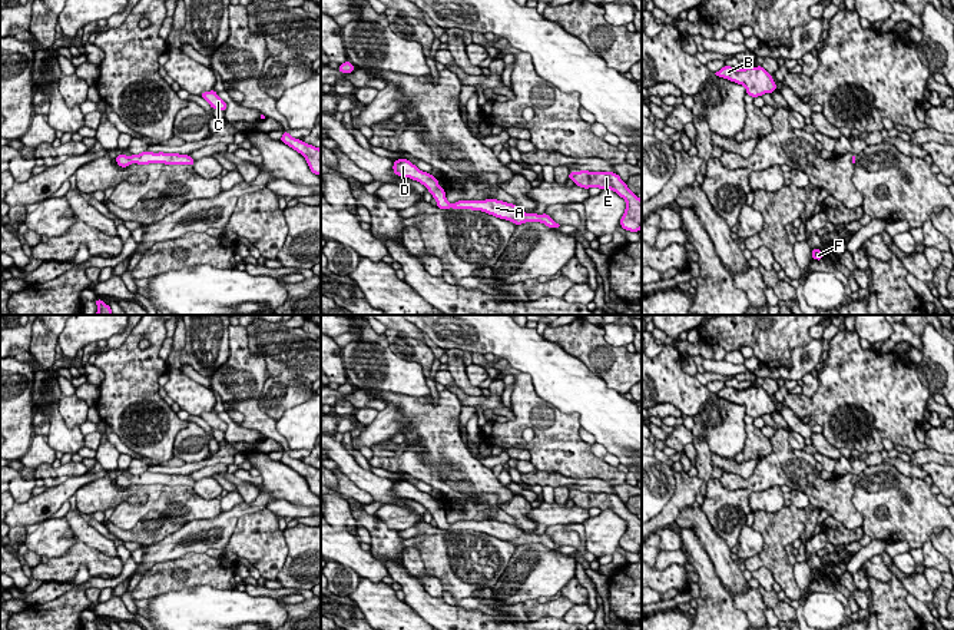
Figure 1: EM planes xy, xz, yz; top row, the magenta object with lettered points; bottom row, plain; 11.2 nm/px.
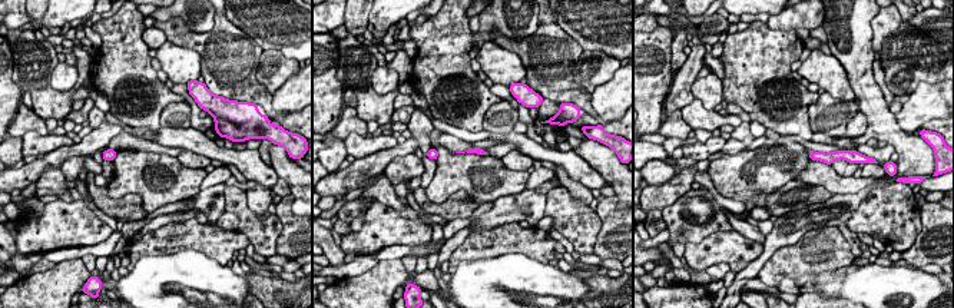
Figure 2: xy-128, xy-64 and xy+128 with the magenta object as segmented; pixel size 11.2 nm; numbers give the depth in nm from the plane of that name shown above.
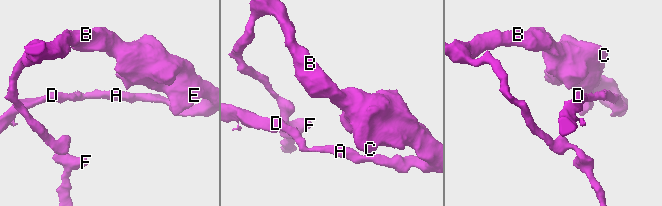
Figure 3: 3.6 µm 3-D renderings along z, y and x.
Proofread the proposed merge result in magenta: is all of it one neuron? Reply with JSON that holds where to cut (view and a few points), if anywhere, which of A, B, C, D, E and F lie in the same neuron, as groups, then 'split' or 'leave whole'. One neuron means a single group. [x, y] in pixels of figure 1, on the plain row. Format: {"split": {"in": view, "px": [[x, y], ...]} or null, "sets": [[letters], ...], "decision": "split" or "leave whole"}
{"split": null, "sets": [["A", "B", "C", "D", "E", "F"]], "decision": "leave whole"}

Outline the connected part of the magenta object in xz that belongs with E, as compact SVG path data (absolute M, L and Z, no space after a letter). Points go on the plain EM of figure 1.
M569 493L569 500L572 500L576 507L589 510L600 508L612 510L620 518L626 521L626 531L620 540L620 546L625 551L637 553L642 548L642 520L629 511L627 505L620 500L617 494L613 493Z

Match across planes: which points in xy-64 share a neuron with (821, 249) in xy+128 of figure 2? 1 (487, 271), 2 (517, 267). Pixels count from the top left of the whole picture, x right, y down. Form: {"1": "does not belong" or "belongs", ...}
{"1": "does not belong", "2": "does not belong"}

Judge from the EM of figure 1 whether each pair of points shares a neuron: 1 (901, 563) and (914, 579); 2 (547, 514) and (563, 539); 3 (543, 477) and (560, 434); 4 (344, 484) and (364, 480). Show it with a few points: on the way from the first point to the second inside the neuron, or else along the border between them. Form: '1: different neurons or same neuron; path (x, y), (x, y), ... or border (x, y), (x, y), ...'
1: same neuron; path (904, 569), (908, 577)
2: different neurons; border (562, 524), (549, 526)
3: different neurons; border (539, 470), (560, 473), (577, 480)
4: different neurons; border (337, 470), (374, 500)

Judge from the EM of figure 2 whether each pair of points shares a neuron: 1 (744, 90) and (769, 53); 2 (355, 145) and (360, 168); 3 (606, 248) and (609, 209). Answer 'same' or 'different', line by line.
1: same
2: different
3: same

